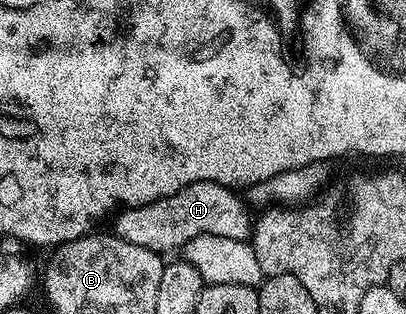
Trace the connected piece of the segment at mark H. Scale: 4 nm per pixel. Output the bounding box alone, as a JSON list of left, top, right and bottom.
[113,181,253,253]

